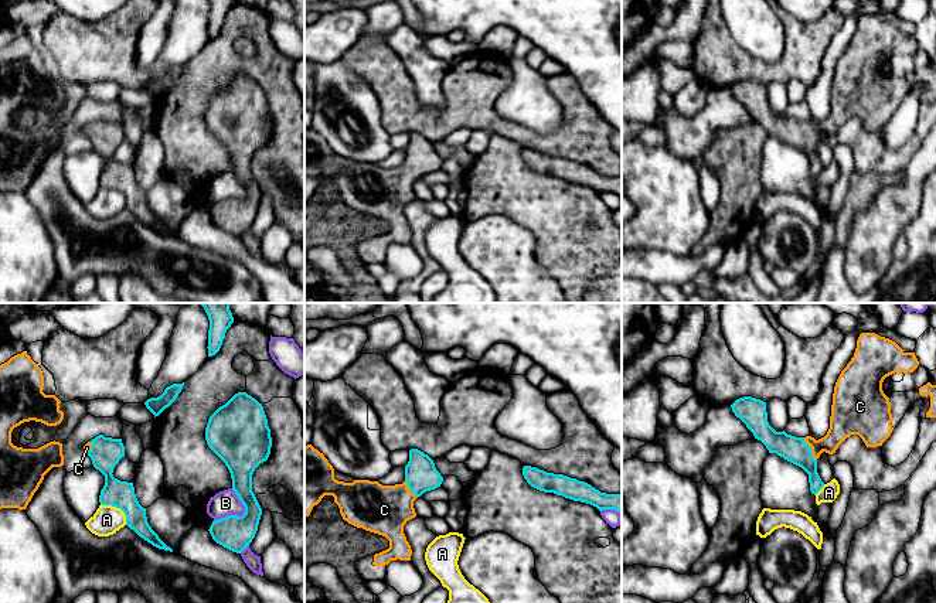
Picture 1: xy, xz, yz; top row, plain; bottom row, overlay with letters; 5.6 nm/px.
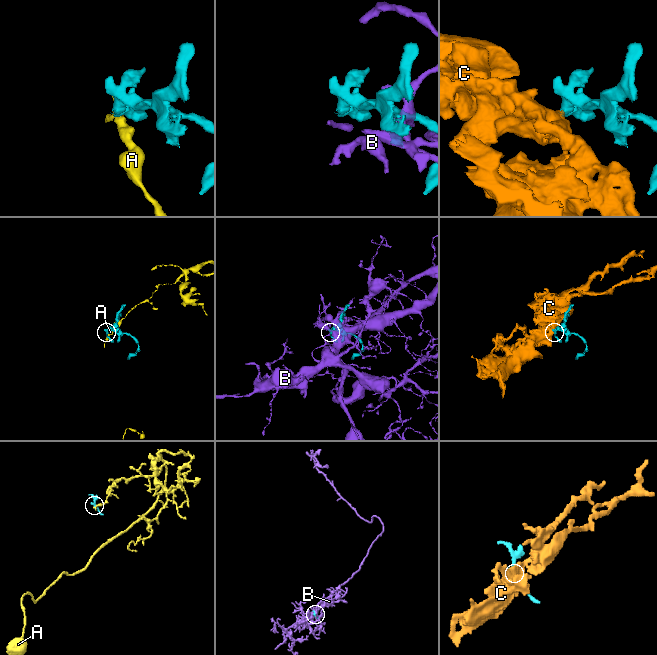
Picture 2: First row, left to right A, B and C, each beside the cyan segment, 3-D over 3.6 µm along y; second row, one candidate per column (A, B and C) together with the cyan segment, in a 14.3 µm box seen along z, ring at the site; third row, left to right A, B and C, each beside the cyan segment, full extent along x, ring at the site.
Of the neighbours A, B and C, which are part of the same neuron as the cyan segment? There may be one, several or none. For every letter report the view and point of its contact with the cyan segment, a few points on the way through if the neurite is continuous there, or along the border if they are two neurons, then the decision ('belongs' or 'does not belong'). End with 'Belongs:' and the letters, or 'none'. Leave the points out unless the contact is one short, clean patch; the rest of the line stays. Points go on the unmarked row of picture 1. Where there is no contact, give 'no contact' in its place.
A: contact xy (118, 190); border xy (101, 186), (118, 190), (123, 196), (126, 207); does not belong
B: contact xy (242, 198); does not belong
C: contact yz (810, 132); way yz (793, 132), (810, 132), (823, 128), (844, 104); belongs
Belongs: C

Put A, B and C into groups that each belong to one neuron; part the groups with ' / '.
A / B / C

